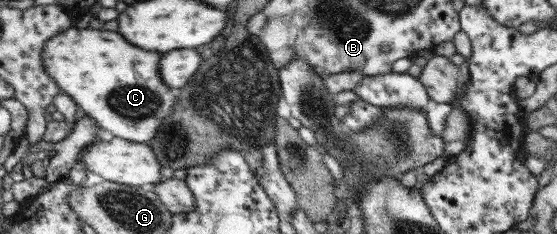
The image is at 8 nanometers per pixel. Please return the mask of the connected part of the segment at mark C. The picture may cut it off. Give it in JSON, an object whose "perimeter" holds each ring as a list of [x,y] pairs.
{"perimeter":[[[76,26],[58,33],[47,42],[43,50],[43,63],[47,73],[58,83],[63,94],[70,95],[78,103],[85,116],[92,117],[110,137],[146,144],[150,144],[162,132],[162,124],[174,114],[176,104],[180,102],[178,90],[166,85],[160,76],[160,58],[160,52],[146,52],[142,48],[136,48],[128,44],[126,38],[118,32],[92,28],[82,30]]]}

